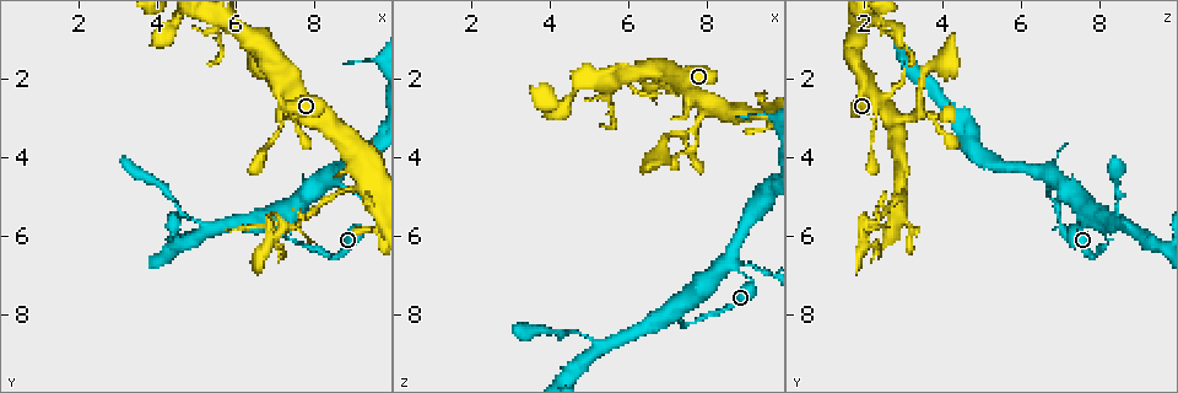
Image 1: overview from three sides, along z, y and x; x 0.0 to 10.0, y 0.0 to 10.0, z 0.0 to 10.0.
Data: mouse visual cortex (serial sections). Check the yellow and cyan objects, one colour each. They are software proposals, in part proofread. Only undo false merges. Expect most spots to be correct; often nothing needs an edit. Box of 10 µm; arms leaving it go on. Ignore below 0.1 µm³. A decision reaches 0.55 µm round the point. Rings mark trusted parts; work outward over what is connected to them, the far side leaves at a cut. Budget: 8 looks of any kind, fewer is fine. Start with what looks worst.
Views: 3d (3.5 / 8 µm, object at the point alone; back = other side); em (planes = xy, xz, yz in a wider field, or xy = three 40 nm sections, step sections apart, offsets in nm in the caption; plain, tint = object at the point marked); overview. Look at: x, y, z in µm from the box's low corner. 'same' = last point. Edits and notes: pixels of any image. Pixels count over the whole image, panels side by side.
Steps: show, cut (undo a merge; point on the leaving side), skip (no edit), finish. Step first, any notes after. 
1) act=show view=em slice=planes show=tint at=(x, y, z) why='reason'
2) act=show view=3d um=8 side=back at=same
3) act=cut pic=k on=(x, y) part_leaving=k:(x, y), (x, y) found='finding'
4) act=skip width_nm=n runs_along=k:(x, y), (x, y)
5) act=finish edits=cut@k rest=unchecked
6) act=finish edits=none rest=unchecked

act=show view=3d um=3.5 at=(7.40, 2.90, 3.40) why='a fork'

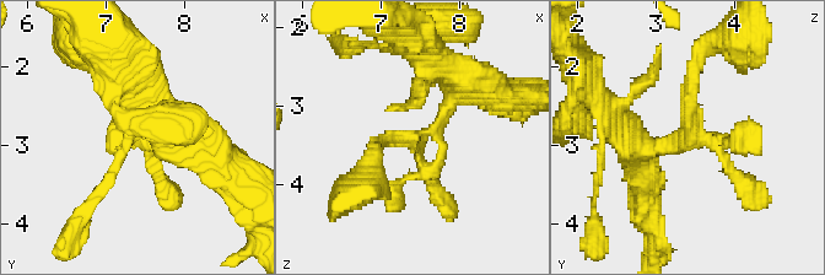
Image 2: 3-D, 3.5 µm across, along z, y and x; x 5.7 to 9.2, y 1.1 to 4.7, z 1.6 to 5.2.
act=show view=em slice=xy step=2 show=tint at=(7.50, 2.90, 3.40) why='shape alone is not enough'

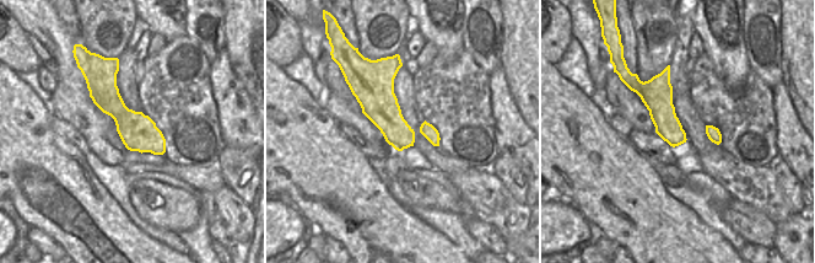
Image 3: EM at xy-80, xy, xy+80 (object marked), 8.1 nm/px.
act=skip runs_along=2:(192, 138), (146, 141), (101, 69) found='one cell here'

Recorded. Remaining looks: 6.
act=show view=3d um=3.5 side=back at=(8.70, 4.85, 3.05)

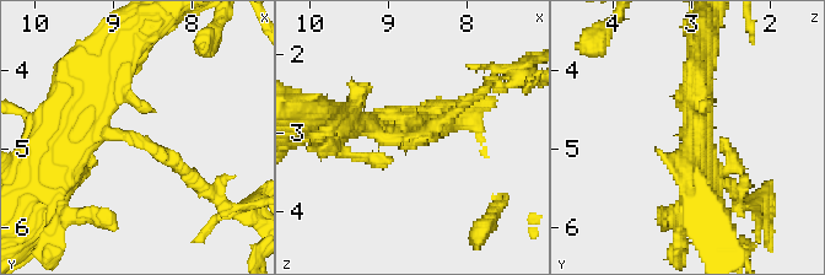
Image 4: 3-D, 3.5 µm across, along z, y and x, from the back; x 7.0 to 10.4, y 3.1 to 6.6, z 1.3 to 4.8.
act=show view=em slice=xy step=2 show=tint at=(8.70, 4.90, 3.00) arm_widths_nm=150,250 why='now the EM'

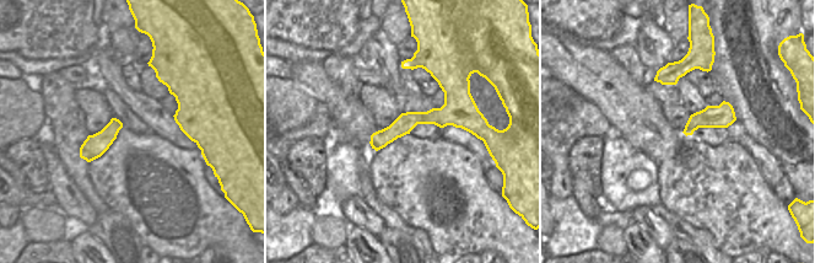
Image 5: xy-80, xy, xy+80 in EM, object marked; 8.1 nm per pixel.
act=skip runs_along=4:(91, 93), (106, 135), (166, 154), (200, 184) found='all the same cell'

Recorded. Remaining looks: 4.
act=show view=3d um=3.5 side=back at=(7.05, 5.80, 8.00) why='branch point'

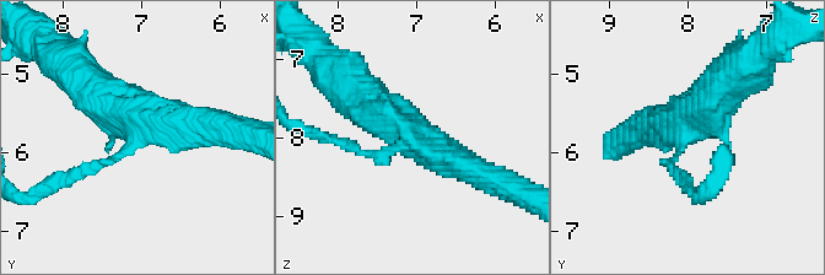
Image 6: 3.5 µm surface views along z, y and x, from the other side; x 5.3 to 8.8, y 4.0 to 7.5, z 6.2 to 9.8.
act=skip runs_along=6:(679, 177), (669, 162), (727, 82) found='one cell here'

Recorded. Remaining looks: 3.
act=finish edits=none rest=unchecked

